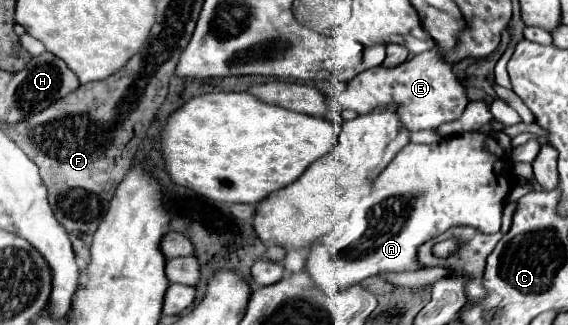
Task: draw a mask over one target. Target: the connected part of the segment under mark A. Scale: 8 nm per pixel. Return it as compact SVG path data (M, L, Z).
M463 132L443 138L439 144L405 146L397 154L397 158L393 158L393 162L373 180L373 190L369 194L371 202L359 202L349 216L339 220L331 228L331 232L325 234L325 238L319 238L311 246L305 270L309 272L313 282L325 292L339 292L379 272L419 270L423 268L417 262L419 246L453 226L471 226L481 234L499 232L503 198L511 190L511 176L503 160L499 162L499 158L483 150L483 140L485 140L483 134Z

